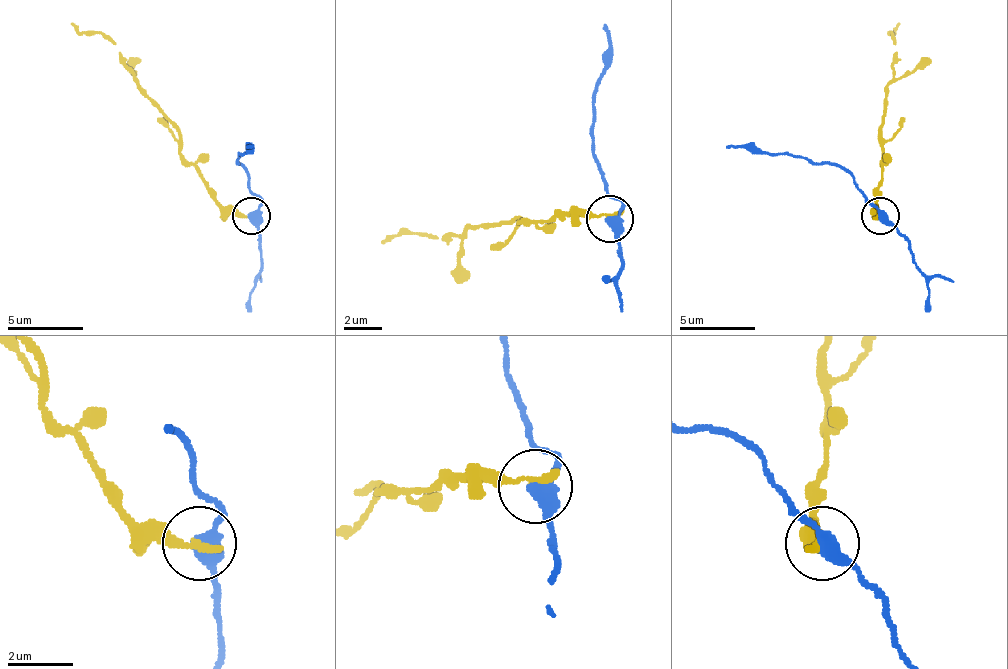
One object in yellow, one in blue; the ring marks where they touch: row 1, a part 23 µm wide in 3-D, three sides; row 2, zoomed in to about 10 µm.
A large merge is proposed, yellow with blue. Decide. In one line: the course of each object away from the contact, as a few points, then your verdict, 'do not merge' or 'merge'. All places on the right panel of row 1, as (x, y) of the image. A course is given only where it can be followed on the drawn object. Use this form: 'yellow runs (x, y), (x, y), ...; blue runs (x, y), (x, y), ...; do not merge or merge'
yellow runs (879, 215), (883, 128), (894, 45), (890, 34), (898, 23); blue runs (879, 215), (860, 188), (830, 162), (774, 154), (747, 147), (725, 147); do not merge

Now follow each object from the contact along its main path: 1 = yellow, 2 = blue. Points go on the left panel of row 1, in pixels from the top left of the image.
1: (250, 215), (235, 215), (216, 200), (183, 154), (179, 128), (115, 45), (85, 34), (70, 23)
2: (250, 215), (262, 200), (250, 188), (239, 162), (239, 154), (250, 147), (247, 147)

